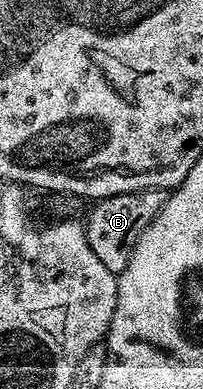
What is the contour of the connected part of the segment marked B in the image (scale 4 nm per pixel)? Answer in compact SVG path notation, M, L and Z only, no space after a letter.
M161 189L158 191L135 191L122 193L114 197L93 202L92 212L84 223L84 232L88 238L90 249L98 256L98 261L106 265L106 269L117 273L124 271L142 237L142 233L152 224L154 217L168 200L169 192Z

